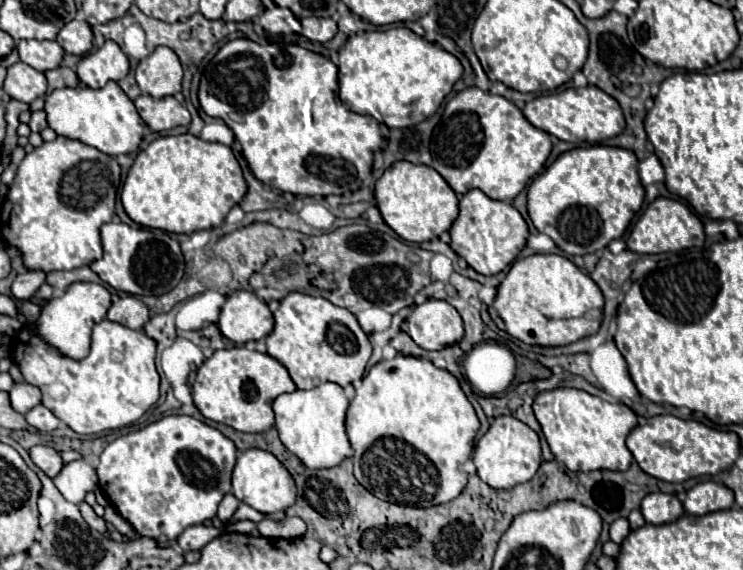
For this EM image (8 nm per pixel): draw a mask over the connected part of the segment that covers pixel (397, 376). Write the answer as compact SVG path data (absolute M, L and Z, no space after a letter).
M396 356L394 360L374 364L346 412L346 432L354 448L356 480L376 498L400 506L436 506L454 500L466 486L464 462L472 454L478 428L476 412L458 380L448 370L436 368L430 360L414 356Z

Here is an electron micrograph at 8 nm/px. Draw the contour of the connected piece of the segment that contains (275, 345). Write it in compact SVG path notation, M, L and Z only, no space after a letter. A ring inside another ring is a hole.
M290 292L274 312L274 330L266 336L268 354L288 370L296 388L310 388L310 382L336 382L348 386L364 376L372 346L356 316L346 308L320 296Z

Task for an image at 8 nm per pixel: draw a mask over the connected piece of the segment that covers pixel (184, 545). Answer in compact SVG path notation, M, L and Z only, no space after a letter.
M188 526L180 536L178 536L178 544L184 552L188 550L202 550L210 540L214 540L216 536L220 536L220 528L216 526Z

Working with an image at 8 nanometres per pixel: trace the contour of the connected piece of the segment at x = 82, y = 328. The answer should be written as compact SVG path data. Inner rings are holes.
M76 282L62 296L52 298L44 308L40 318L34 322L36 332L46 338L52 346L58 346L62 354L70 358L84 358L90 350L90 330L96 322L106 318L110 308L110 292L102 284Z

